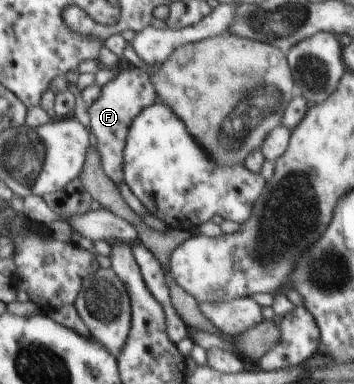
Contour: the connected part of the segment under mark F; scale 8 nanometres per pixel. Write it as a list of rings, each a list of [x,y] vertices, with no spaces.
[[[139,67],[117,71],[114,80],[105,84],[100,96],[88,105],[86,123],[91,134],[96,136],[96,148],[101,158],[103,171],[115,183],[123,181],[123,152],[130,125],[146,107],[158,100],[157,92],[148,73]]]

